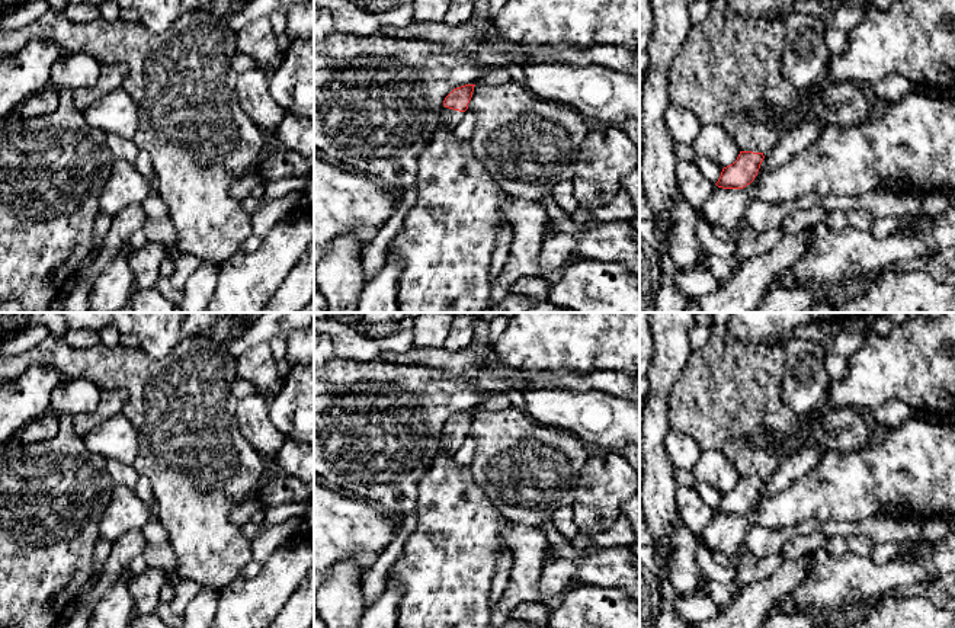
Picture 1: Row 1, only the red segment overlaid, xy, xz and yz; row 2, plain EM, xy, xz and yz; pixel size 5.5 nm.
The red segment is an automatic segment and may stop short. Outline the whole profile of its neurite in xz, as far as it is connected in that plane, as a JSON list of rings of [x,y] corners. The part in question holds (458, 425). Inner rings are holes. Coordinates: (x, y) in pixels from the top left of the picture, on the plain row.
[[[465,410],[454,414],[443,426],[443,435],[439,439],[439,452],[455,455],[462,446],[464,438],[472,423],[475,410]]]

